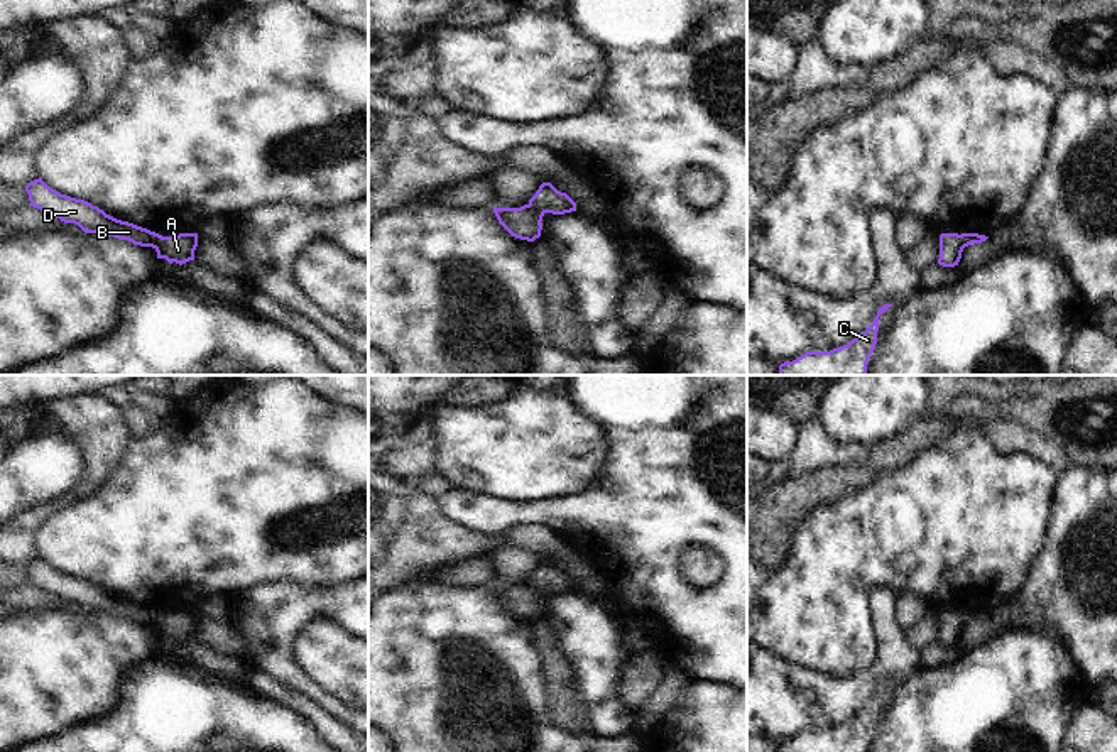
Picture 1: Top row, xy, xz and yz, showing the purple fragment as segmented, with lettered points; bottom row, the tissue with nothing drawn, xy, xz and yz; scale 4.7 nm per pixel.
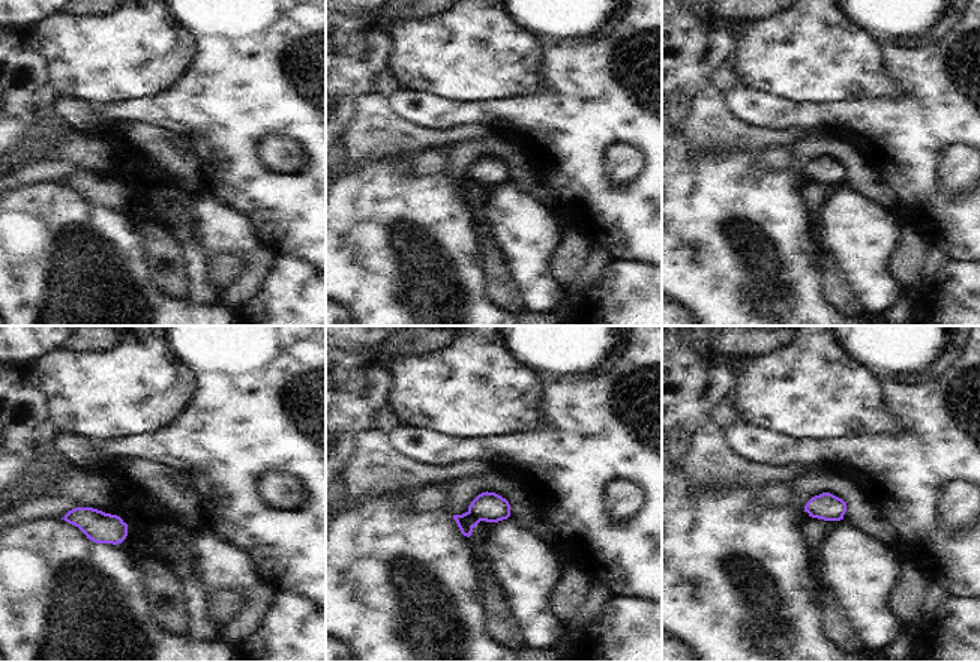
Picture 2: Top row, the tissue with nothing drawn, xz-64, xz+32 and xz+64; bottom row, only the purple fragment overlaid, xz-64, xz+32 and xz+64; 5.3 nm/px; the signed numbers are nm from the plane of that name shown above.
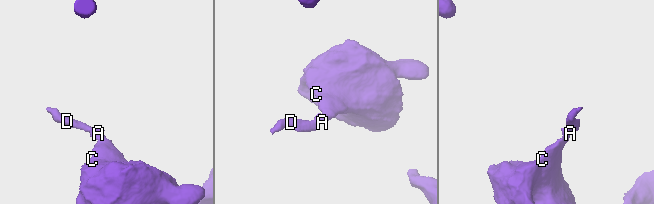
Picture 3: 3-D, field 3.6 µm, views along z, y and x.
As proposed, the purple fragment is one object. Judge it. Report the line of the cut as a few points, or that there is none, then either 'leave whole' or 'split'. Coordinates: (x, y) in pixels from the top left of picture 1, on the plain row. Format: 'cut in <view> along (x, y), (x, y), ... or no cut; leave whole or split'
cut in xz along (529, 582), (543, 592); split

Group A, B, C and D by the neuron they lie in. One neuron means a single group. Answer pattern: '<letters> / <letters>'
A C / B D

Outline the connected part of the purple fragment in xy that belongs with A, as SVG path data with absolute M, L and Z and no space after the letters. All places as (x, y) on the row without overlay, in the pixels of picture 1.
M179 612L176 615L161 615L155 620L157 637L166 637L169 642L179 644L194 639L198 625L198 612Z

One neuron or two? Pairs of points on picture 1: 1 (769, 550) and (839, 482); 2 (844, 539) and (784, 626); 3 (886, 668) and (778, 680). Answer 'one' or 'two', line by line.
1: one
2: one
3: one

